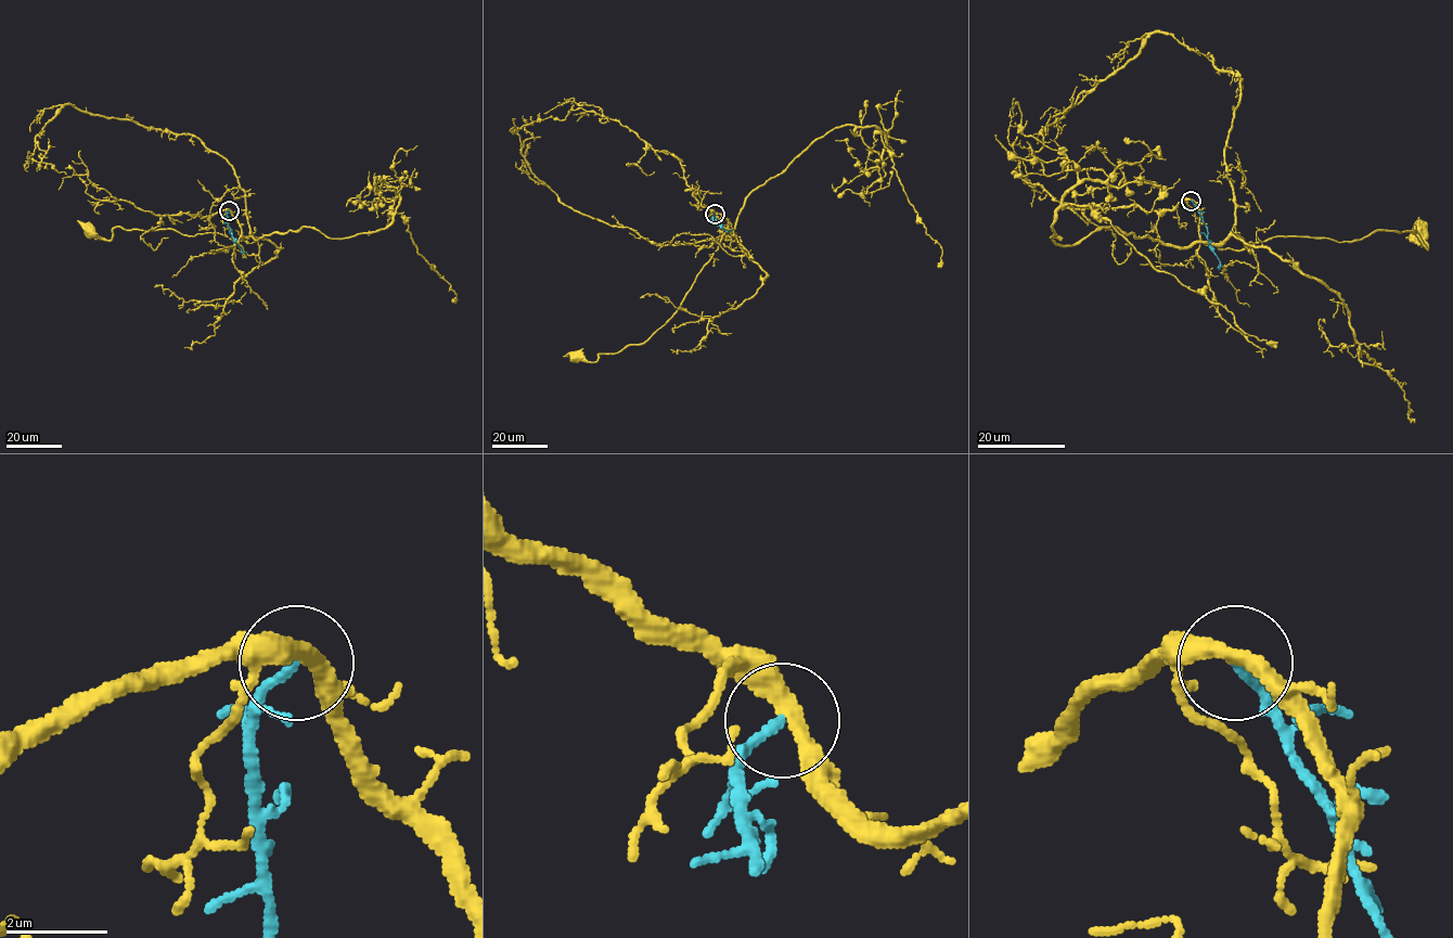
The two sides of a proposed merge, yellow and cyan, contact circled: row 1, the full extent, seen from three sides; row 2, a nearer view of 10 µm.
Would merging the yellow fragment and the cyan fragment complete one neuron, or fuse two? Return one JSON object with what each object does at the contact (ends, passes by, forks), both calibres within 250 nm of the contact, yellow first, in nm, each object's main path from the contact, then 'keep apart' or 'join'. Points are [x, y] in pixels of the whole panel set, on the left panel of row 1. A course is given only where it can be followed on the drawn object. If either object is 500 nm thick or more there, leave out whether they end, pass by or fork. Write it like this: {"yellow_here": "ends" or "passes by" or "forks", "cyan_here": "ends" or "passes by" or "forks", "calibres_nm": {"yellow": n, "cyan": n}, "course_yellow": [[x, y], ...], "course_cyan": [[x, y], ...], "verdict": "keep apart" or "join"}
{"yellow_here": "passes by", "cyan_here": "ends", "calibres_nm": {"yellow": 340, "cyan": 180}, "course_yellow": [[229, 210], [240, 241], [219, 233], [194, 236], [172, 229], [116, 227], [112, 238], [100, 239], [91, 229]], "course_cyan": [[229, 210], [227, 225], [241, 251], [246, 252]], "verdict": "keep apart"}

